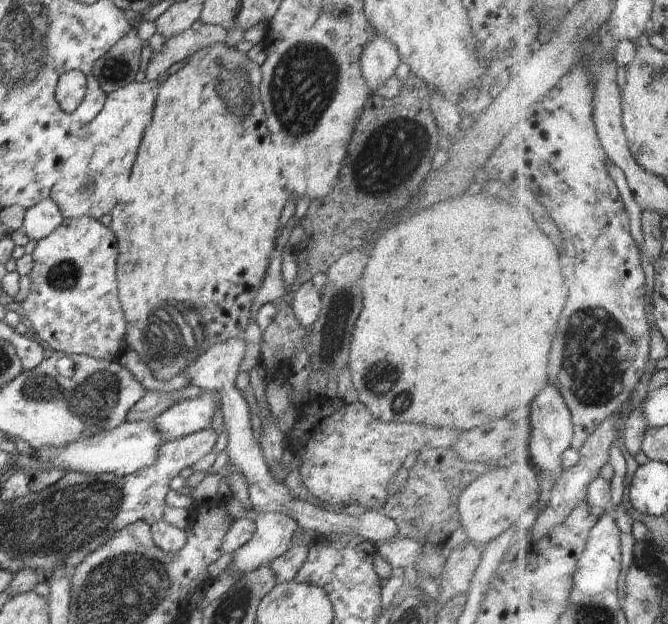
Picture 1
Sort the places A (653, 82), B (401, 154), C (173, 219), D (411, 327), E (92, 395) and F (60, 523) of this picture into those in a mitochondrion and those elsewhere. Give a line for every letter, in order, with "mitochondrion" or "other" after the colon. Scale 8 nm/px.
A: other
B: mitochondrion
C: other
D: other
E: mitochondrion
F: mitochondrion

